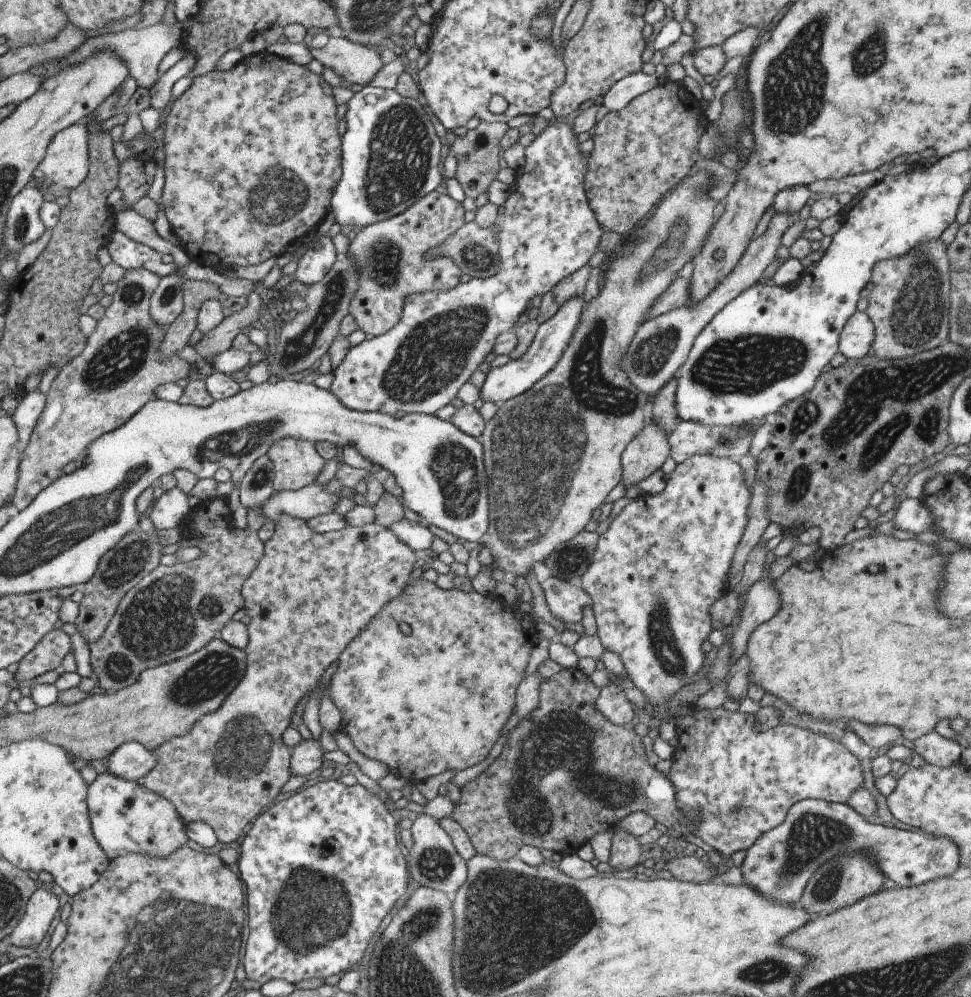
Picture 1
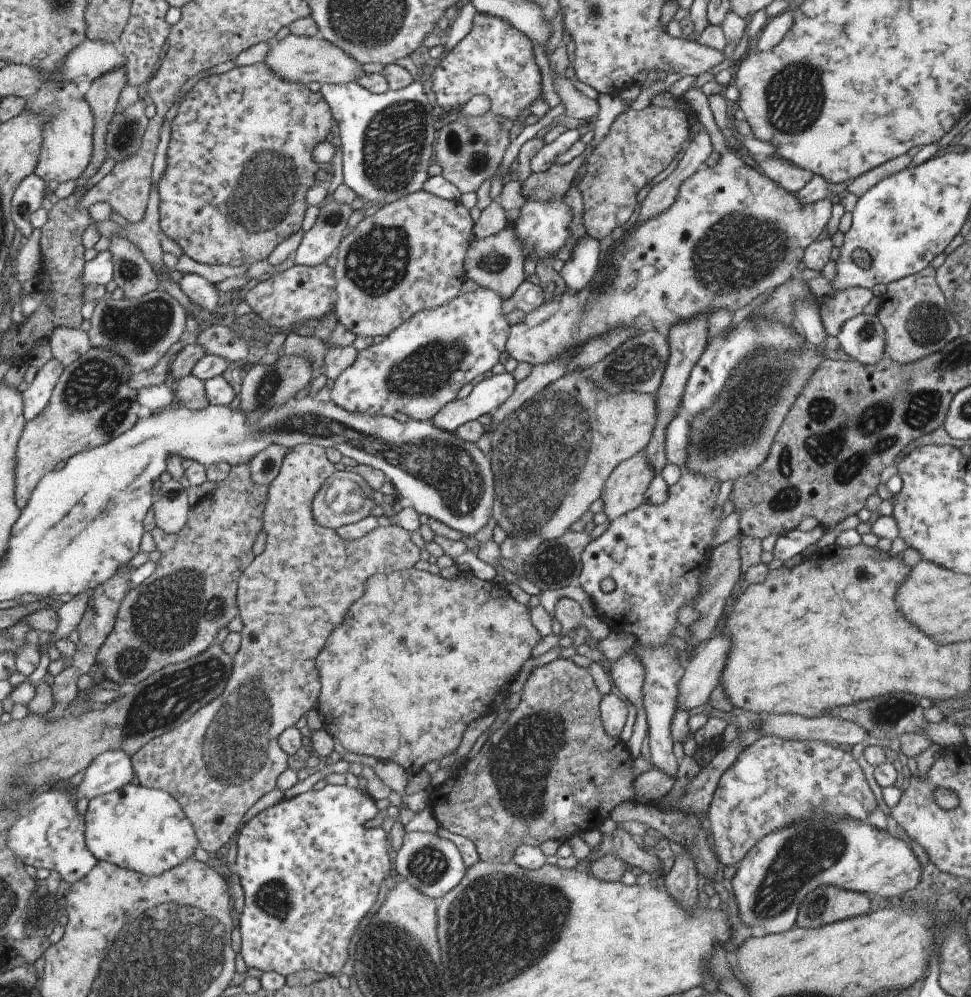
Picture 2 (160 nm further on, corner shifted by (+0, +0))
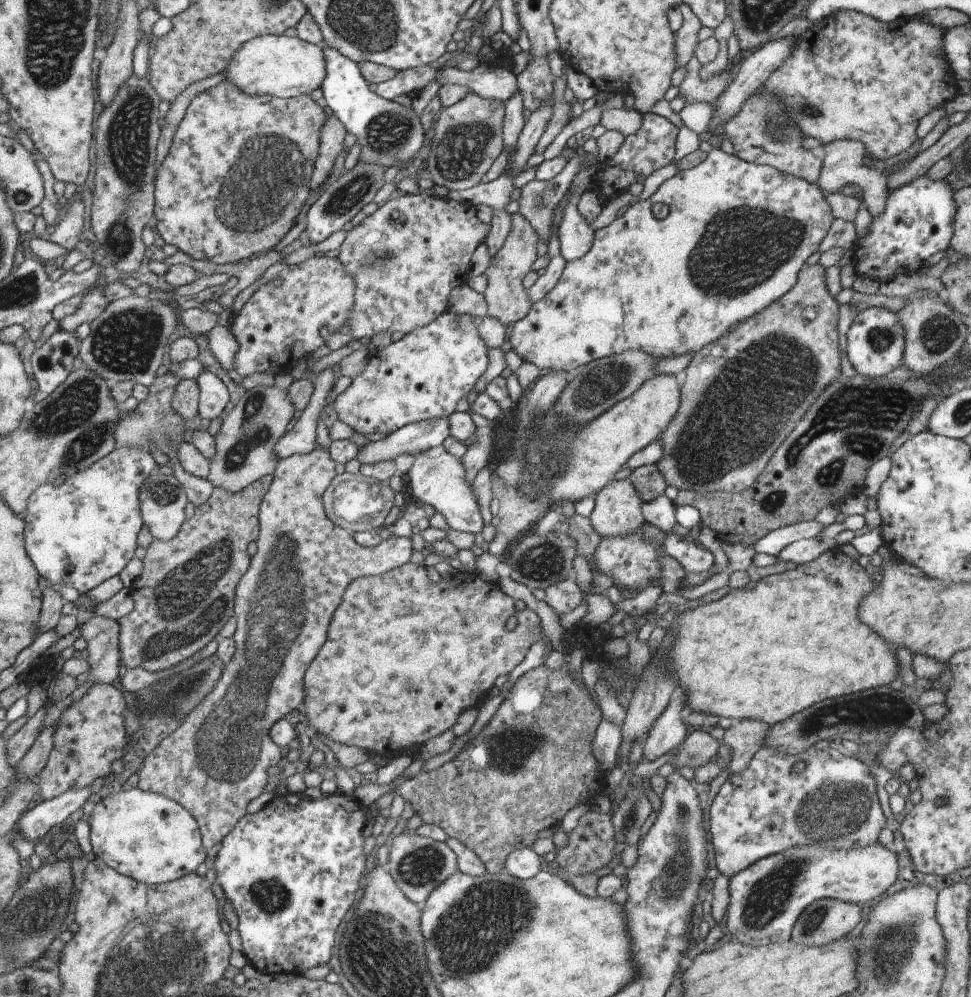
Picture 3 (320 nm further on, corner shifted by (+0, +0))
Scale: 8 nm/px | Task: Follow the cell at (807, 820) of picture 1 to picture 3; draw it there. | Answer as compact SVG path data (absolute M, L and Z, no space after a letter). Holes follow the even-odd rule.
M878 841L861 848L831 847L827 843L812 842L806 846L789 846L779 854L769 854L758 862L753 862L744 870L729 877L727 914L725 929L731 938L747 946L767 946L771 942L789 940L791 930L799 914L806 910L811 902L819 898L841 900L861 906L873 898L879 898L897 880L897 857L892 848L879 844Z

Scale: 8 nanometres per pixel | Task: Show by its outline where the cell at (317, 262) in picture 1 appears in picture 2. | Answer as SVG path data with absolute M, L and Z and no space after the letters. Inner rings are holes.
M327 194L319 208L313 226L304 232L301 242L292 255L294 265L319 266L336 253L341 238L345 235L347 219L352 214L351 206L335 202Z

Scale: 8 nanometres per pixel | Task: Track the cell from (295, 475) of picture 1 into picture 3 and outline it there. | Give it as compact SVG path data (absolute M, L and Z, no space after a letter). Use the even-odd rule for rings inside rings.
M316 445L309 454L295 454L285 459L279 459L276 462L275 469L272 473L273 478L265 496L263 496L258 510L257 521L259 534L257 534L256 540L257 552L250 557L247 571L241 576L234 594L234 616L232 621L235 623L236 628L232 640L236 647L235 653L231 656L227 665L224 666L223 672L213 690L211 690L191 712L187 713L187 716L183 718L183 722L179 727L175 728L171 734L163 738L163 740L143 758L143 766L141 766L140 770L137 770L137 788L139 788L139 790L161 794L178 803L184 810L187 810L188 814L191 814L191 817L197 824L200 842L205 850L221 842L223 838L229 834L229 830L233 829L237 820L246 815L248 803L262 794L263 788L265 788L267 781L270 779L270 776L267 774L267 769L270 766L275 766L280 761L280 748L271 742L268 732L275 722L281 720L281 718L285 718L285 715L291 713L293 710L302 708L301 704L304 701L306 689L306 683L304 682L305 670L313 661L313 658L319 653L321 646L323 646L331 618L337 606L339 606L343 592L345 592L347 586L359 577L366 575L379 576L389 570L399 568L399 566L409 563L409 557L413 552L410 538L389 538L383 539L377 546L360 546L351 538L351 533L329 522L329 518L327 518L325 512L323 512L321 494L325 492L325 488L327 488L331 480L336 476L334 468L335 464L329 457L329 452L320 445Z

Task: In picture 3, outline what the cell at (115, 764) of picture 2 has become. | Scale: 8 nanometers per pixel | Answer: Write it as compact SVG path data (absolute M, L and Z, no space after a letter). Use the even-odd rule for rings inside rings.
M87 784L83 788L71 788L66 793L59 794L59 797L38 805L33 804L18 821L23 839L29 842L41 840L91 797L91 784Z

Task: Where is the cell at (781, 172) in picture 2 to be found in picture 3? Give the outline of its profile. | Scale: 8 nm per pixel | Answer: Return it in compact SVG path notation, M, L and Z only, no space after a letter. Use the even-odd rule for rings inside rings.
M751 94L735 112L733 118L721 124L724 137L733 146L733 155L747 163L771 166L779 174L787 174L791 178L801 178L807 183L817 180L821 171L822 158L819 151L801 148L803 137L797 133L795 126L787 122L787 114L783 114L783 106L777 100L763 98L763 94Z

